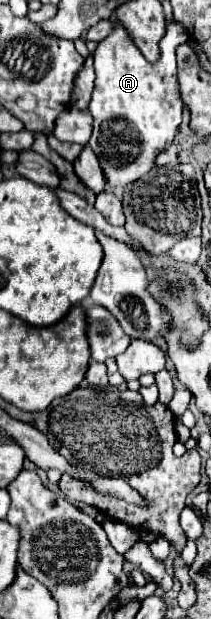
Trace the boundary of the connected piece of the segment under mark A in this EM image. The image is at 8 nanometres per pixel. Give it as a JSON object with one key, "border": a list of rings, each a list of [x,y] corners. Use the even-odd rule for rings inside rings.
{"border":[[[112,17],[114,31],[94,51],[96,81],[90,101],[94,131],[88,141],[96,153],[110,187],[124,187],[146,175],[156,157],[174,141],[182,121],[182,99],[178,87],[176,47],[190,38],[177,21],[166,22],[166,35],[159,43],[158,63],[148,63],[122,23]]]}

